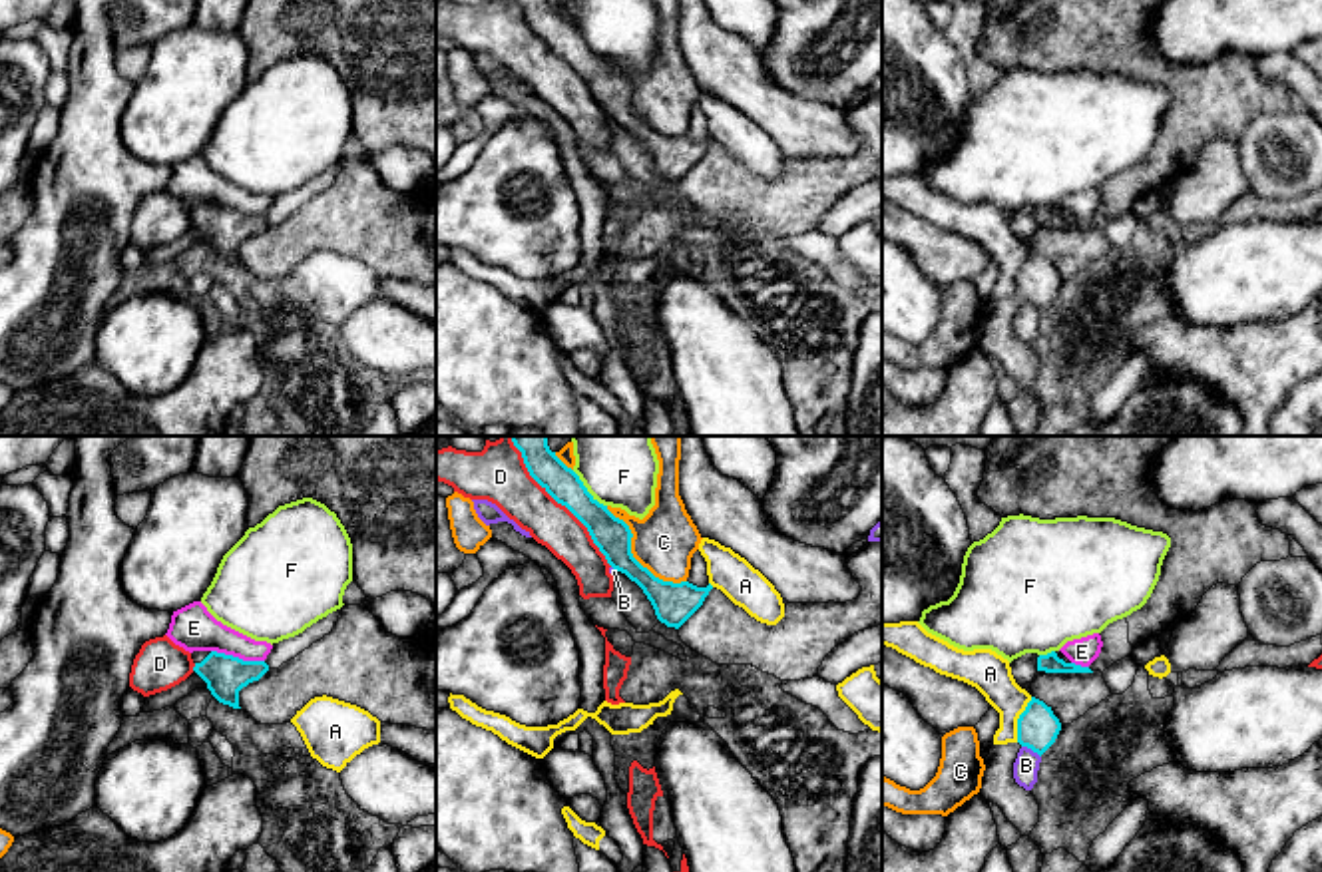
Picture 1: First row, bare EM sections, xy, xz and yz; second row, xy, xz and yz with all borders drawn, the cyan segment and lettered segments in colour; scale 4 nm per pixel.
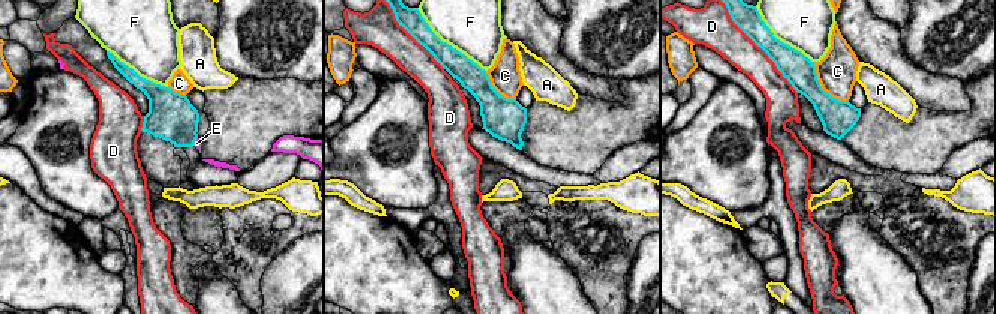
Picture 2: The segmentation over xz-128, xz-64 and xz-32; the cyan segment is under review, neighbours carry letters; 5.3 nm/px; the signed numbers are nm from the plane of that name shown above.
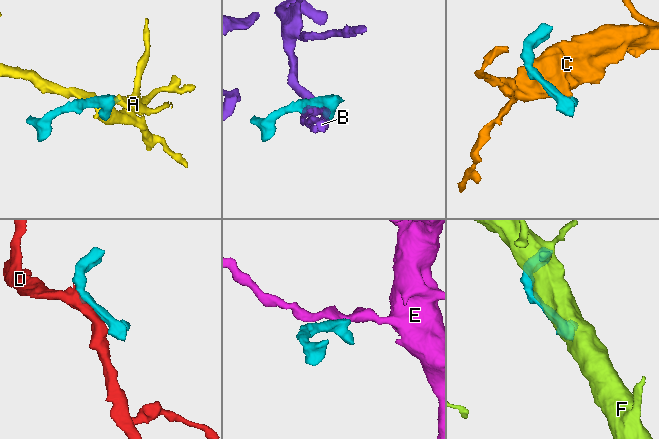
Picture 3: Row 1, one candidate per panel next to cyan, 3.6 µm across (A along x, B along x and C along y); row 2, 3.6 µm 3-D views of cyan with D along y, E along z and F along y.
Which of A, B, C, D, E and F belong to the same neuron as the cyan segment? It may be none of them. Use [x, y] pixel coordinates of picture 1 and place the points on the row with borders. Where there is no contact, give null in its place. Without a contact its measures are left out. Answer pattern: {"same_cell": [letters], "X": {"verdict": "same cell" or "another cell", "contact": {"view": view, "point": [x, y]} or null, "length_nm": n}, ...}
{"same_cell": [], "A": {"verdict": "another cell", "contact": {"view": "yz", "point": [1018, 719]}, "length_nm": 200}, "B": {"verdict": "another cell", "contact": {"view": "yz", "point": [1032, 749]}, "length_nm": 90}, "C": {"verdict": "another cell", "contact": {"view": "xz", "point": [632, 556]}, "length_nm": 440}, "D": {"verdict": "another cell", "contact": {"view": "xz", "point": [558, 502]}, "length_nm": 650}, "E": {"verdict": "another cell", "contact": {"view": "xy", "point": [237, 657]}, "length_nm": 220}, "F": {"verdict": "another cell", "contact": {"view": "xz", "point": [586, 490]}, "length_nm": 200}}

